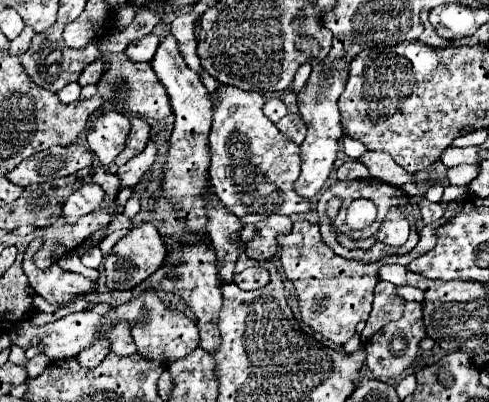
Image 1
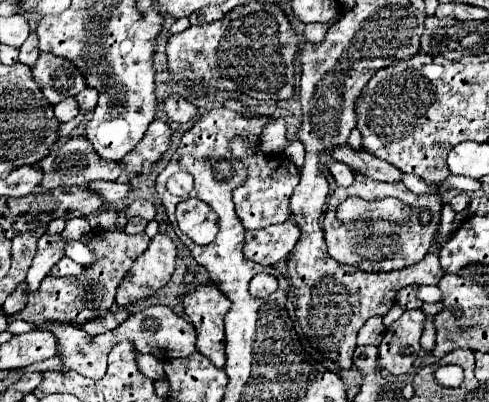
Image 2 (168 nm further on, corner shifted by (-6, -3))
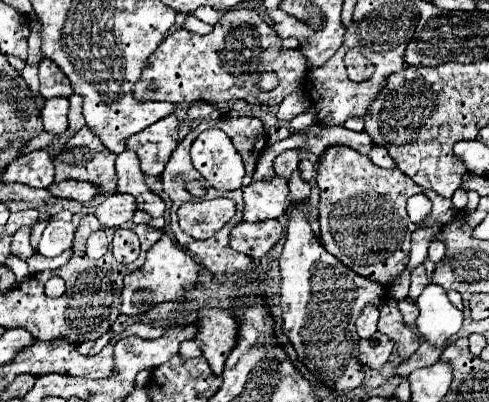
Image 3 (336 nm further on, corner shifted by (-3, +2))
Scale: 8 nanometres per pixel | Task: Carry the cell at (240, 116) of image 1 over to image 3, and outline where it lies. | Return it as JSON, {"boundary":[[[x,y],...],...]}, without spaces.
{"boundary":[[[257,181],[243,189],[245,199],[245,211],[243,221],[265,221],[265,219],[277,219],[283,215],[287,207],[287,181],[285,183],[267,183]]]}

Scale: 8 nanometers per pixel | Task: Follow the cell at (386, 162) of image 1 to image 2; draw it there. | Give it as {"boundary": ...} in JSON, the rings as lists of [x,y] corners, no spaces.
{"boundary":[[[344,144],[344,146],[338,146],[336,150],[332,150],[330,156],[338,162],[348,164],[354,172],[364,174],[372,180],[380,180],[380,182],[400,182],[402,180],[402,172],[394,164],[390,164],[382,158],[376,158],[364,150],[354,152],[350,146]]]}

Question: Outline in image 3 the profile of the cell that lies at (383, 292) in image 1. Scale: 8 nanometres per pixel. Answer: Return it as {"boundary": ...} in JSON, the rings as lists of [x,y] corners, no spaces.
{"boundary":[[[419,265],[411,271],[411,287],[409,287],[409,299],[417,299],[421,295],[421,291],[429,285],[429,279],[425,275],[425,267]]]}

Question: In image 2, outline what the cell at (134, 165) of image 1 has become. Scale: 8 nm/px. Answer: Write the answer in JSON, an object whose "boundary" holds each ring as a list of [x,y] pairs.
{"boundary":[[[90,182],[86,184],[90,190],[96,190],[104,202],[118,202],[122,198],[128,196],[128,192],[132,190],[130,182]]]}

